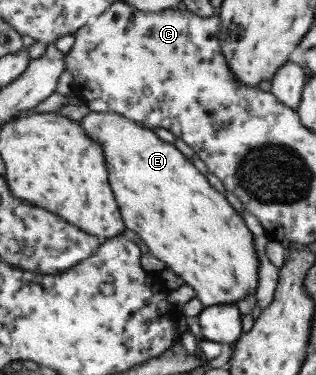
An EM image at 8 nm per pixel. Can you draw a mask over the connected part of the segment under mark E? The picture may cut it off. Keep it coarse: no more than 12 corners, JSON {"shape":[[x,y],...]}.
{"shape":[[114,112],[126,226],[206,307],[257,294],[255,234],[174,143]]}

